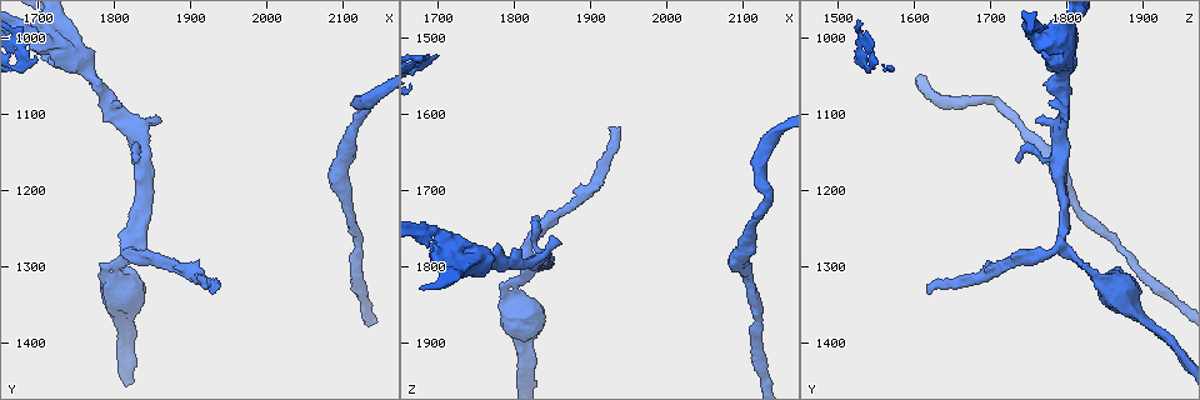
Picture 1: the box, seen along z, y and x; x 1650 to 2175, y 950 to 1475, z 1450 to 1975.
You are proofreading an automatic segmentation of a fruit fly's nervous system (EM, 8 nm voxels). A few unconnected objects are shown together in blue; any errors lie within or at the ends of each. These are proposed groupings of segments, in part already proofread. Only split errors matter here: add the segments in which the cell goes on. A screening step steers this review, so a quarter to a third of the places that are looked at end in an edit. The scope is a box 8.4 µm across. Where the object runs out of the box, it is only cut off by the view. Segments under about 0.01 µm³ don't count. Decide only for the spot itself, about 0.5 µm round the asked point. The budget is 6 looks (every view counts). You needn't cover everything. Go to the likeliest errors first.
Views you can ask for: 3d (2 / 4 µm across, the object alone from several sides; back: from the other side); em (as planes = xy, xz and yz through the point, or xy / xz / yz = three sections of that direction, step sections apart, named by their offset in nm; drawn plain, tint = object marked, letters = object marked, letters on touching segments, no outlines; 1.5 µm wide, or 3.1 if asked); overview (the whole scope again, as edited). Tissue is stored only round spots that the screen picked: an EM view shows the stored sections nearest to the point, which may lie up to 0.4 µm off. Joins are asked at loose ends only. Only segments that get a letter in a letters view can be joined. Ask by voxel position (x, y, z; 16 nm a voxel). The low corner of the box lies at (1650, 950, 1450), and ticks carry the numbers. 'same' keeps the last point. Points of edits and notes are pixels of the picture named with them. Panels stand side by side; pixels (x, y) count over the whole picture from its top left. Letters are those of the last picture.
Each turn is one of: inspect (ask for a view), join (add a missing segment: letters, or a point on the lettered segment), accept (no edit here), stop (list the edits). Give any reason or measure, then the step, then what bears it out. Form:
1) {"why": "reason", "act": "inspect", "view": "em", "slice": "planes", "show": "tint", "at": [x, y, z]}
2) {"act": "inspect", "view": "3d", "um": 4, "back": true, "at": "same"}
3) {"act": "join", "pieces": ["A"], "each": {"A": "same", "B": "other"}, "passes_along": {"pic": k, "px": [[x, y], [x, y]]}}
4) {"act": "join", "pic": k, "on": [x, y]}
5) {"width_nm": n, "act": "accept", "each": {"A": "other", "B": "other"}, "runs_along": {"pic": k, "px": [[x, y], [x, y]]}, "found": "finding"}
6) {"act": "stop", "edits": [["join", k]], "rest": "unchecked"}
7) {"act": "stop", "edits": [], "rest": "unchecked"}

{"why": "an open end", "act": "inspect", "view": "3d", "um": 2, "at": [1925, 1335, 1620]}

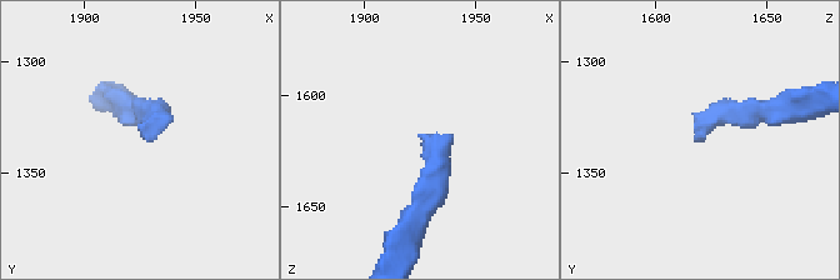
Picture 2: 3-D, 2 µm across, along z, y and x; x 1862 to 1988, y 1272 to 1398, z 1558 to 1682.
{"act": "inspect", "view": "em", "slice": "xz", "step": 8, "show": "plain", "at": [1929, 1335, 1621]}

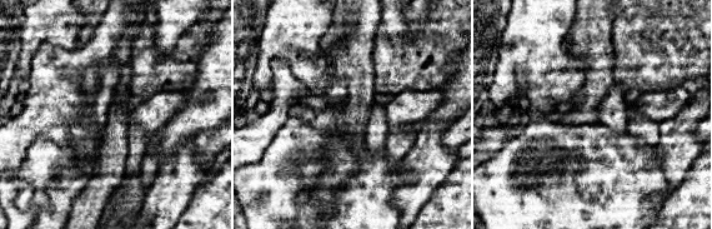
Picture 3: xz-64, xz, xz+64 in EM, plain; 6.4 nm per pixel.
{"act": "inspect", "view": "em", "slice": "xz", "step": 8, "show": "letters", "at": "same"}

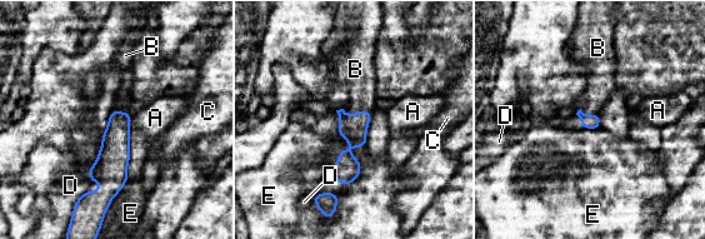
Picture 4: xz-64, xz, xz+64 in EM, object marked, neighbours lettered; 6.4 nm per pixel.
{"act": "join", "pieces": ["B"], "each": {"A": "other", "B": "same", "C": "other", "D": "other", "E": "other"}, "found": "it goes on there"}

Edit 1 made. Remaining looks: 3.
{"why": "thin end", "act": "inspect", "view": "em", "slice": "planes", "show": "letters", "at": [1830, 1160, 1740]}

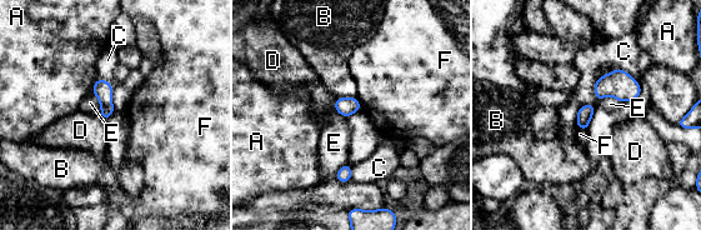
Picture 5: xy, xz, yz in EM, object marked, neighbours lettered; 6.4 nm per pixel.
{"act": "accept", "each": {"A": "other", "B": "other", "C": "other", "D": "other", "E": "other", "F": "other"}, "border": {"pic": 5, "px": [[336, 99], [334, 109]]}, "found": "no lettered segment goes on from it"}

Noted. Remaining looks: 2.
{"why": "branch stops here", "act": "inspect", "view": "em", "slice": "planes", "show": "tint", "at": [1815, 1255, 1800]}

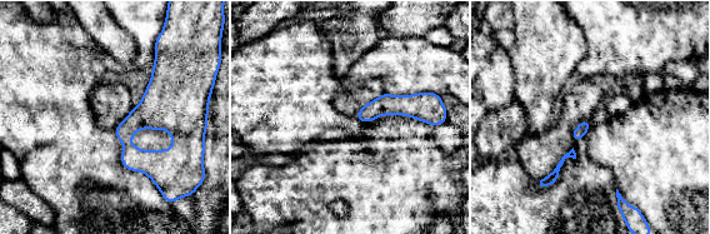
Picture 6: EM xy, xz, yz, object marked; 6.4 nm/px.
{"act": "inspect", "view": "em", "slice": "planes", "show": "letters", "at": "same"}

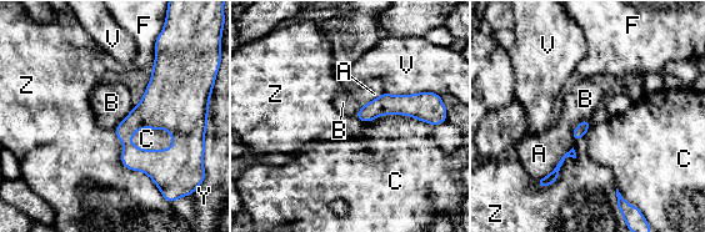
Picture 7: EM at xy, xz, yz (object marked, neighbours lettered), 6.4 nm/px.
{"act": "accept", "each": {"A": "other", "B": "other", "C": "other", "F": "other", "V": "other", "Y": "other", "Z": "other"}, "runs_along": {"pic": 7, "px": [[443, 110], [378, 106], [360, 115]]}, "found": "no lettered segment goes on from it"}

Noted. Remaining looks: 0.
{"act": "stop", "edits": [["join", 4]], "rest": "unchecked"}

